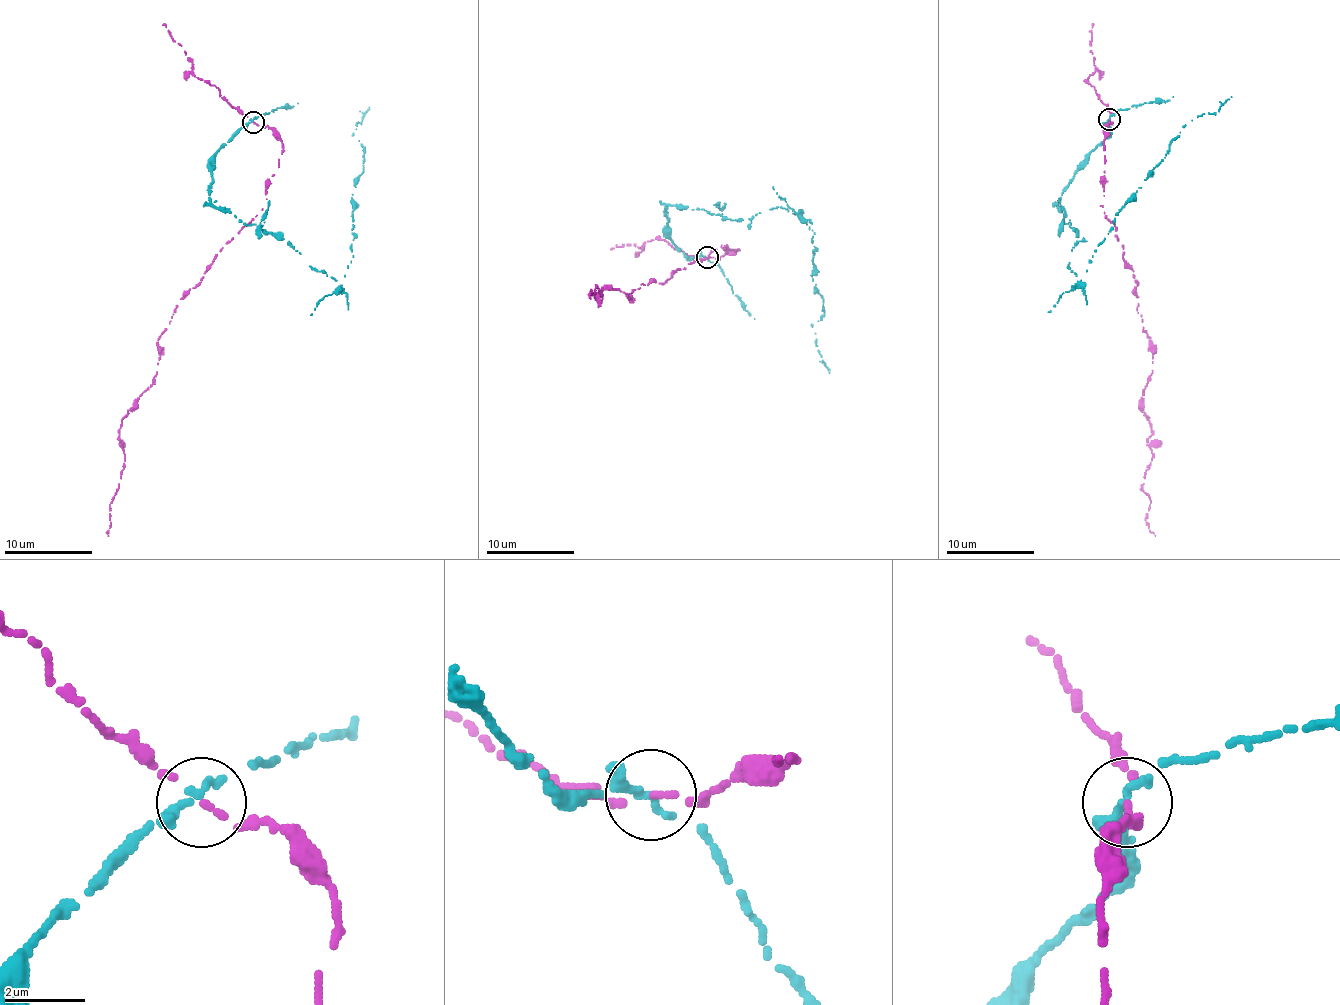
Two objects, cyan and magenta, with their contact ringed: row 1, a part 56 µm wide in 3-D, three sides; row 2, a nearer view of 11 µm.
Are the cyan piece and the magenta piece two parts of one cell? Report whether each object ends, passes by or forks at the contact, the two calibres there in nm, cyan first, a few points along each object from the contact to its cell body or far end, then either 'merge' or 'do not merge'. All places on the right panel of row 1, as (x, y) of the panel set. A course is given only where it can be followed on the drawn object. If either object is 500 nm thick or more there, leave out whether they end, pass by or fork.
cyan passes by | magenta passes by | 190/110 nm | cyan via (1110, 117), (1109, 135), (1058, 206), (1081, 239), (1067, 265), (1078, 282), (1184, 125), (1232, 96) | magenta via (1110, 119), (1102, 207), (1134, 270), (1136, 309), (1151, 340), (1143, 398), (1153, 457), (1142, 488), (1154, 535) | do not merge

